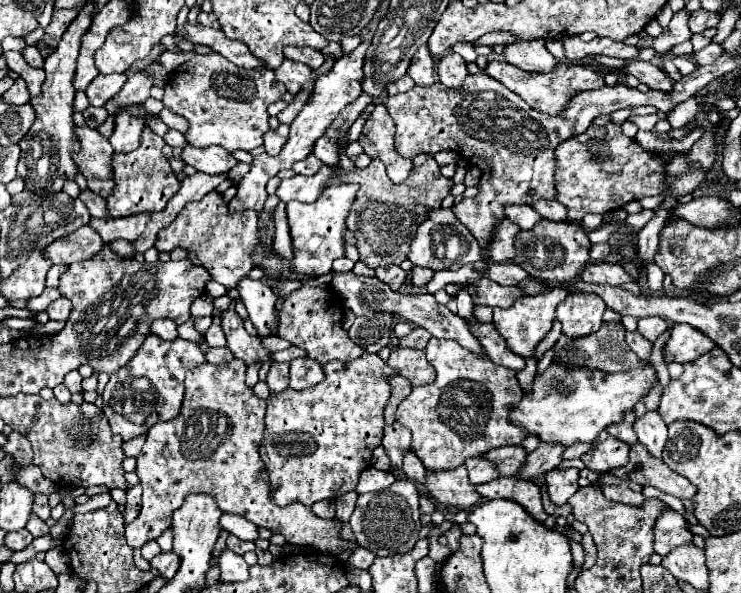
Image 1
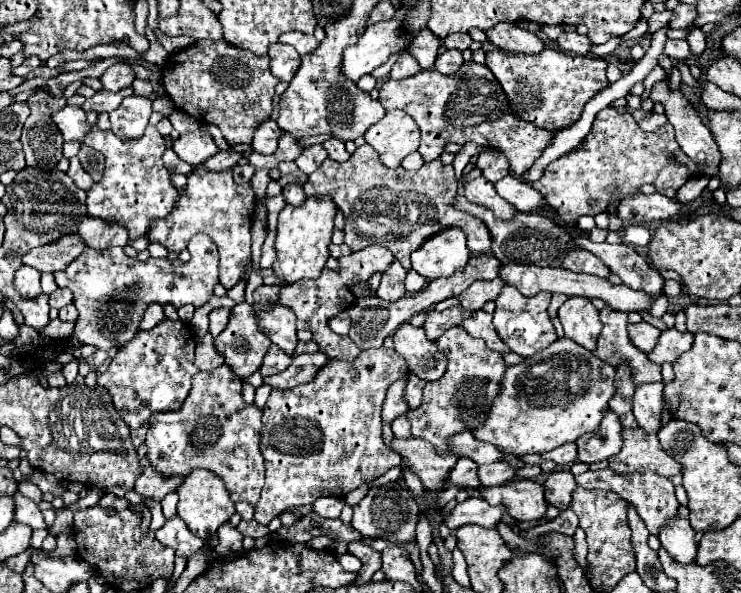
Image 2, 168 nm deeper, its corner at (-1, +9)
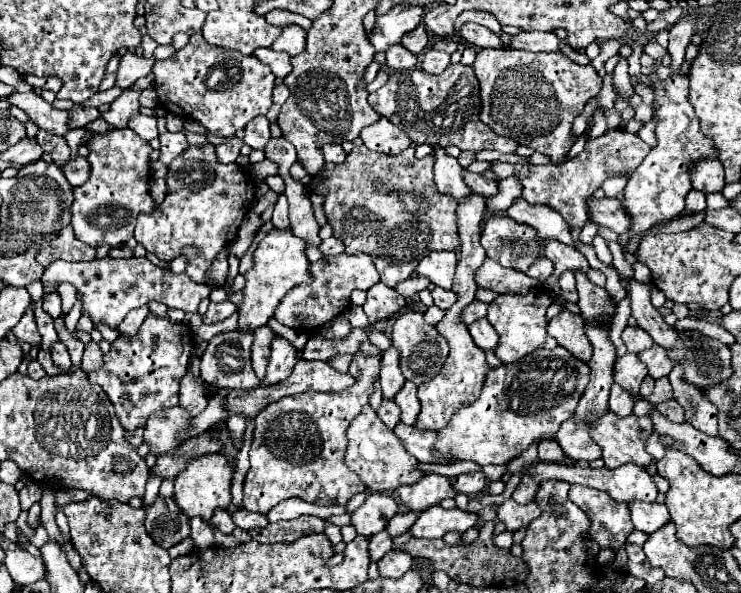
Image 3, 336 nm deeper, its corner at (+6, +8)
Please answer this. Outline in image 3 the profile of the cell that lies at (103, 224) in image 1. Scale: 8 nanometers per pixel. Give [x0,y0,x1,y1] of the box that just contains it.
[37,225,95,267]

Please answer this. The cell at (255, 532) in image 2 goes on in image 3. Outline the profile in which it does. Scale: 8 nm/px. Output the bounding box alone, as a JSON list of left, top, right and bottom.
[233,509,269,529]

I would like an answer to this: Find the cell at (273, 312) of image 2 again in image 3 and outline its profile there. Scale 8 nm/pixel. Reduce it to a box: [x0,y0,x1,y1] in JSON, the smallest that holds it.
[261,337,297,385]

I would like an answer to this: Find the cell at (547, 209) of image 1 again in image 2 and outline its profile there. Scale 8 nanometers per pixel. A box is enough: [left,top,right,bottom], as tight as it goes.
[496,178,546,212]

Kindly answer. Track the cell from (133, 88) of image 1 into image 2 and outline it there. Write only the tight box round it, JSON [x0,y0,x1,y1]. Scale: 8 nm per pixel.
[82,86,134,114]

